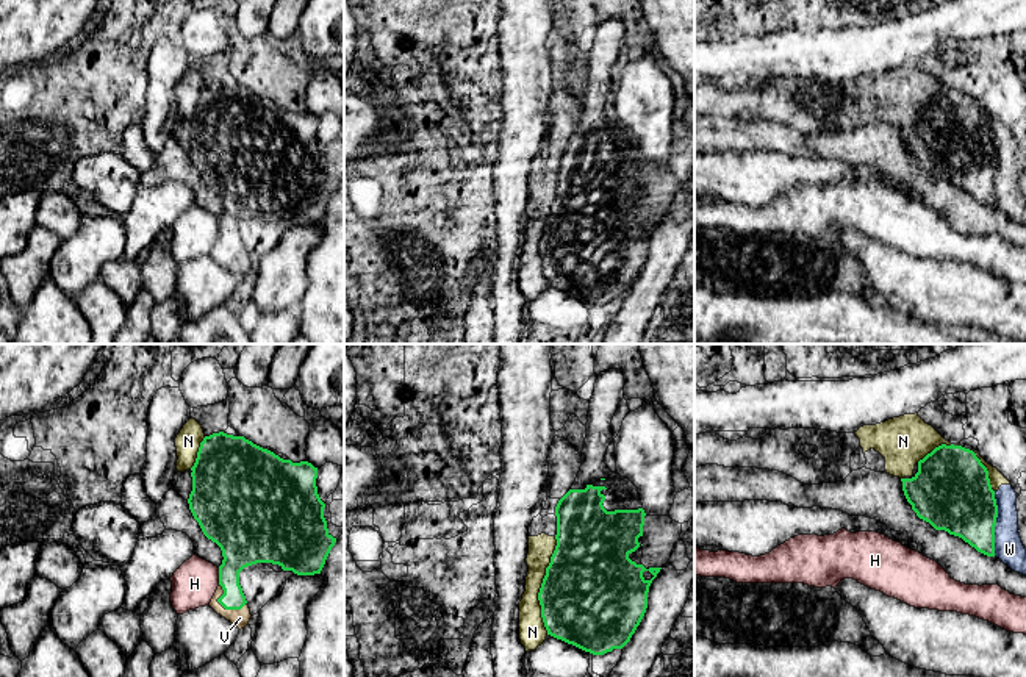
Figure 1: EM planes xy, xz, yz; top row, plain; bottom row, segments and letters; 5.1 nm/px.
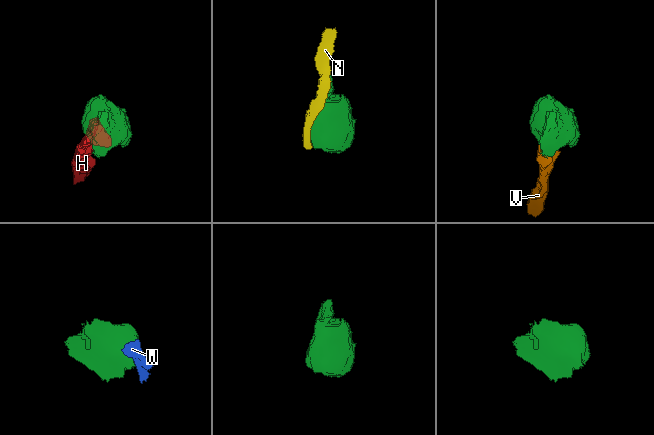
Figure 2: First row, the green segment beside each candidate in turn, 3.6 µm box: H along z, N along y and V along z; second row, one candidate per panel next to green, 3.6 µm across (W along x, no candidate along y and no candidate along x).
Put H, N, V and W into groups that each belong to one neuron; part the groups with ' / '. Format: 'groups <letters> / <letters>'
groups H / N W / V

